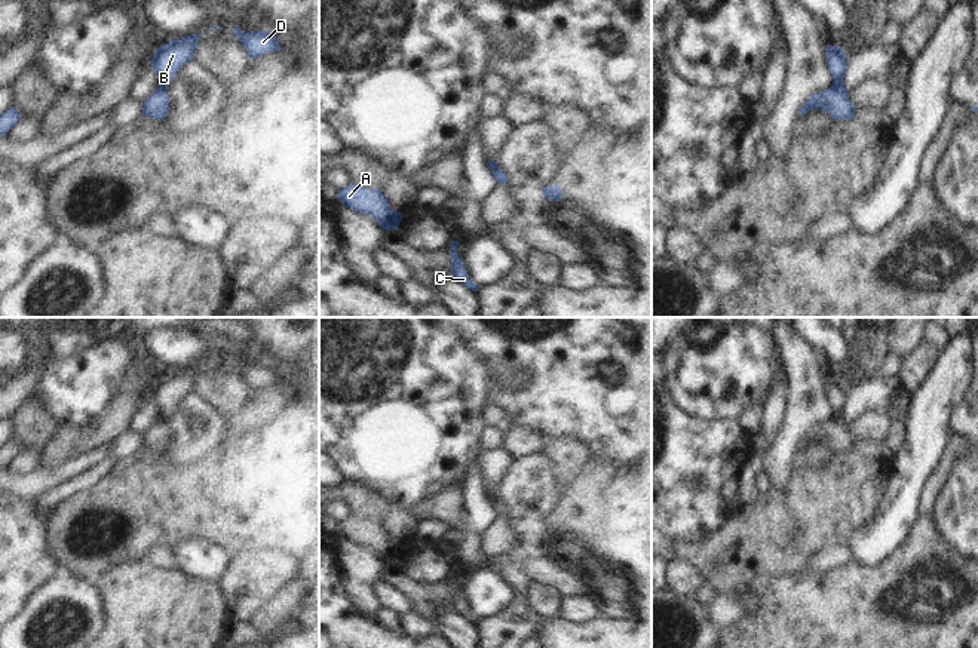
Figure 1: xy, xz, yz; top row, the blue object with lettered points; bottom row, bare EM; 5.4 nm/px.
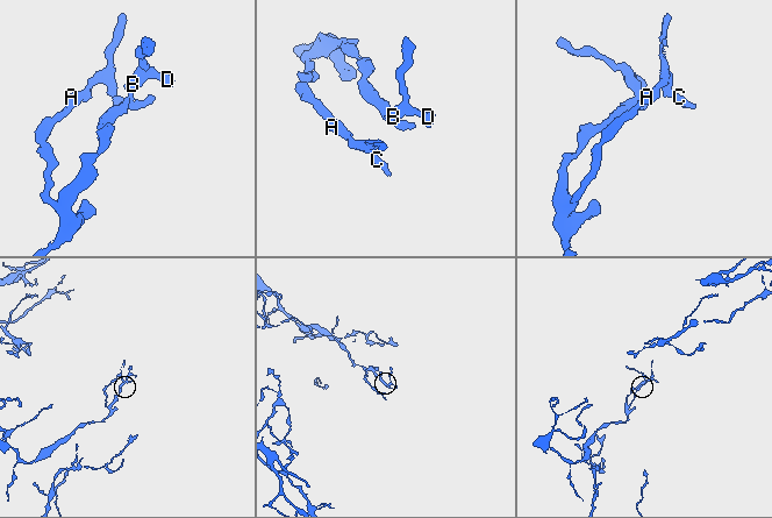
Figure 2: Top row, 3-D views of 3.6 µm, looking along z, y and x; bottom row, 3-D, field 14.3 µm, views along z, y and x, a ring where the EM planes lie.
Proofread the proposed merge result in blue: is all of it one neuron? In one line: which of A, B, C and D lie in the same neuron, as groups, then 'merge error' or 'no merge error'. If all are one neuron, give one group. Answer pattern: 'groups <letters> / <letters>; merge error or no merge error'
groups A C / B D; merge error

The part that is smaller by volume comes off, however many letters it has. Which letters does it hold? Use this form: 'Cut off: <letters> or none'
Cut off: B, D

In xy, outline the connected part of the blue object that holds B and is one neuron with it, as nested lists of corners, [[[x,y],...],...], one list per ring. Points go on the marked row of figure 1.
[[[191,34],[169,40],[154,50],[150,65],[160,80],[160,87],[166,89],[181,67],[193,61],[199,40],[200,34]]]

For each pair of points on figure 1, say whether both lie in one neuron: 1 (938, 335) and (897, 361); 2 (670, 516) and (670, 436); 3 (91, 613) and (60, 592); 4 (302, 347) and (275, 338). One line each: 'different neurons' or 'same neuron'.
1: different neurons
2: same neuron
3: same neuron
4: same neuron

